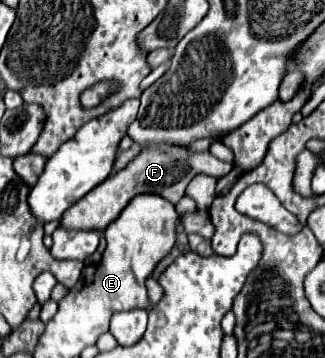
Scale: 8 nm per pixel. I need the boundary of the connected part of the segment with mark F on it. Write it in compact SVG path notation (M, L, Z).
M143 145L141 153L119 173L107 177L107 181L99 183L91 193L87 193L87 197L83 197L83 201L77 201L71 209L67 209L67 213L63 213L61 217L61 227L65 229L97 229L103 231L111 221L115 221L119 217L119 213L129 205L129 201L135 195L141 193L153 193L159 195L167 201L171 201L173 205L177 205L181 201L181 197L185 195L185 189L189 185L189 181L195 175L227 175L231 171L231 163L219 161L217 157L213 157L209 151L189 151L189 147L181 147L181 145Z

